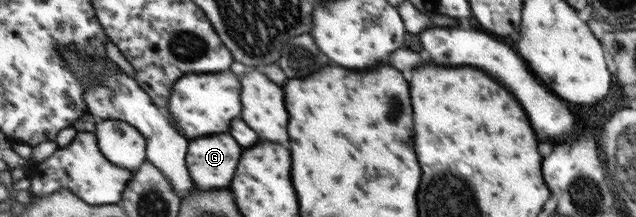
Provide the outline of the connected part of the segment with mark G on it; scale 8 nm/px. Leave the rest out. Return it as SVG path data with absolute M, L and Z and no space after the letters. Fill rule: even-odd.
M227 134L191 139L188 150L186 161L192 184L203 190L227 186L241 156L241 148Z

